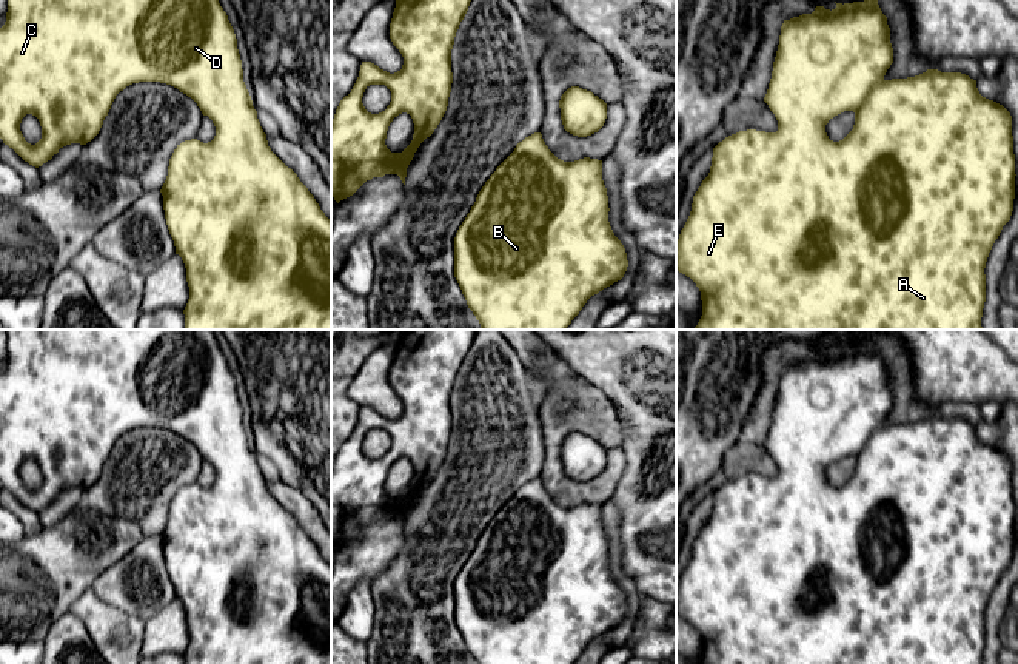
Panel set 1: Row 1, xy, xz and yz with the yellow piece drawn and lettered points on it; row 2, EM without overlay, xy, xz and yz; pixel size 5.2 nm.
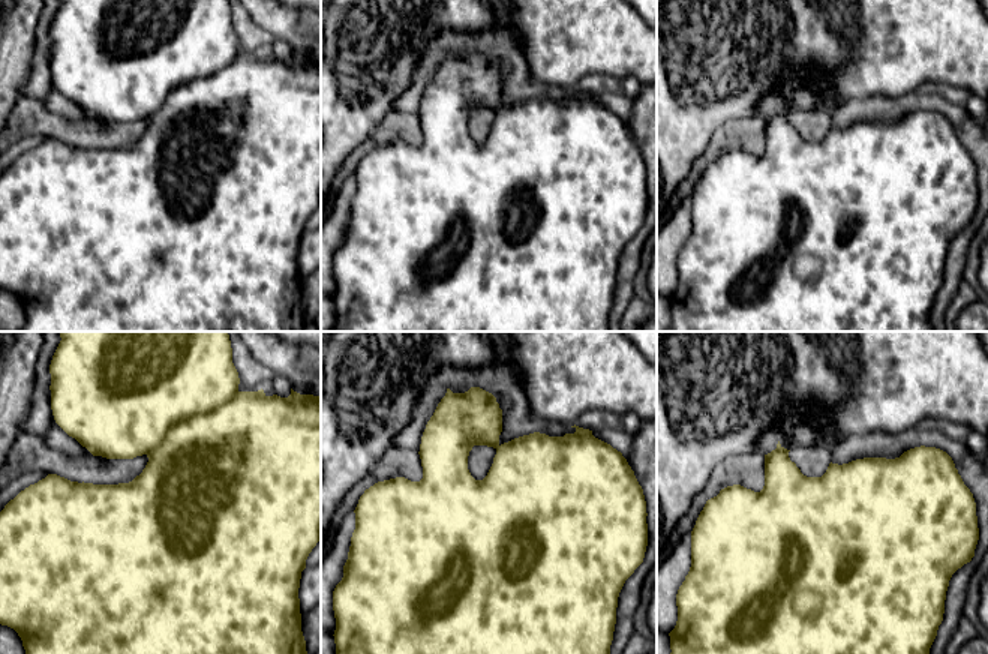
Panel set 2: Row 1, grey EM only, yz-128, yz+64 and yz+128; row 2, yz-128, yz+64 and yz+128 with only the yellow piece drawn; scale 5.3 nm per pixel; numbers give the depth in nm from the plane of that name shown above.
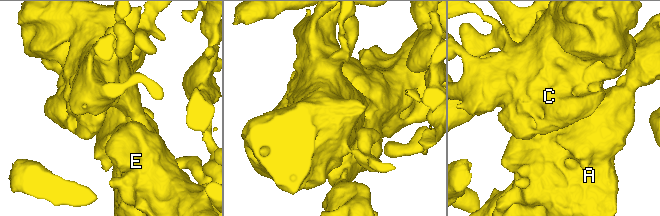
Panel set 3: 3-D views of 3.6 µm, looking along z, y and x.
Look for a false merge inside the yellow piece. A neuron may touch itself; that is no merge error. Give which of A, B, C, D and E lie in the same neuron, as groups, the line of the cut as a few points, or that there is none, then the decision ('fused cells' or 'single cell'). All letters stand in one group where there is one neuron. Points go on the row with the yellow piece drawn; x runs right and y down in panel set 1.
A B C D E | no cut | single cell

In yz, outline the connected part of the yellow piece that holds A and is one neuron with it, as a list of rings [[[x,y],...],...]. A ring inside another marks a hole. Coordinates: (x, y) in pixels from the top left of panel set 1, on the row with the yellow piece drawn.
[[[864,0],[853,3],[836,3],[835,9],[816,6],[812,14],[802,14],[790,20],[784,20],[781,26],[779,45],[773,62],[772,79],[769,83],[764,102],[778,120],[776,132],[765,132],[756,129],[739,131],[725,137],[713,148],[712,166],[708,176],[702,180],[701,186],[693,196],[690,216],[681,230],[676,242],[676,271],[690,277],[701,291],[702,316],[698,325],[692,330],[983,330],[981,317],[986,302],[986,262],[989,253],[998,239],[1003,226],[1010,220],[1015,199],[1015,154],[1012,136],[1012,116],[1000,103],[983,97],[976,88],[976,80],[961,72],[941,72],[938,69],[927,69],[926,72],[907,77],[886,80],[884,75],[893,63],[893,48],[890,43],[890,28],[887,17],[882,14],[878,0]],[[853,111],[853,129],[839,142],[829,139],[825,125],[835,116]]]

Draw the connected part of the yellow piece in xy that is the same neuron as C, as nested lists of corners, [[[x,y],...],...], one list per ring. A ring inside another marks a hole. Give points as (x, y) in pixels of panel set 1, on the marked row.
[[[8,0],[6,22],[0,28],[0,139],[29,165],[39,168],[51,160],[60,148],[91,142],[99,134],[116,96],[139,82],[160,82],[177,88],[191,97],[216,126],[216,136],[208,143],[191,139],[177,145],[160,189],[176,254],[182,257],[186,268],[189,299],[183,310],[185,330],[331,330],[331,220],[297,174],[268,146],[266,134],[243,82],[234,29],[219,0]],[[26,114],[35,116],[42,126],[42,139],[35,145],[28,143],[20,131],[22,119]]]

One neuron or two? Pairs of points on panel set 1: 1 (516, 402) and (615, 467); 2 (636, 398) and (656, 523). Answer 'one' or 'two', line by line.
1: two
2: one

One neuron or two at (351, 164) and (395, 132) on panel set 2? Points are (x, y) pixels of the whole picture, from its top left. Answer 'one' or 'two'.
one

